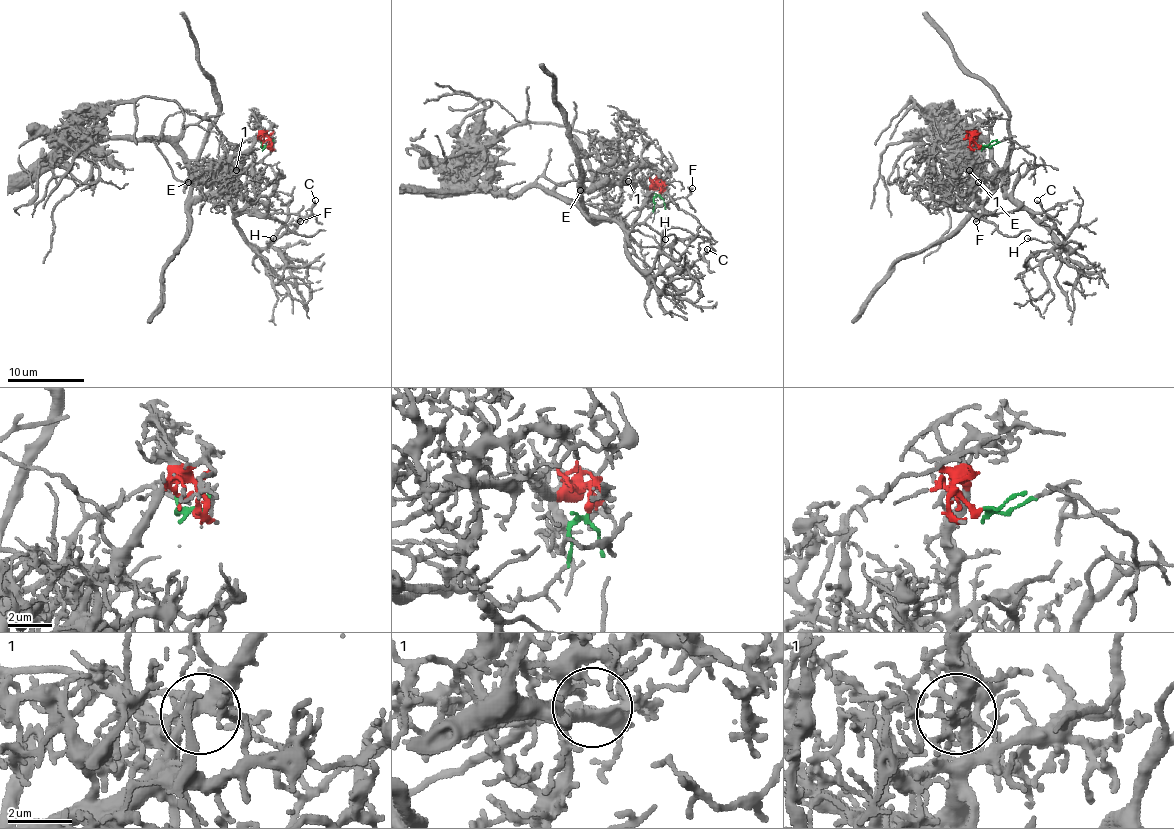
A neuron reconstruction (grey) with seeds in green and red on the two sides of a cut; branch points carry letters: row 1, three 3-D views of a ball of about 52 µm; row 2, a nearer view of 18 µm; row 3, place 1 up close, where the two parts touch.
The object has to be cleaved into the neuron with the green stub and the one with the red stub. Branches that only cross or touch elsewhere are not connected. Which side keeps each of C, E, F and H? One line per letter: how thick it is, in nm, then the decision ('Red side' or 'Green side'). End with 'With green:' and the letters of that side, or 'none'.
C: Thickness 240 nm. Green side
E: Thickness 150 nm. Red side
F: Thickness 190 nm. Green side
H: Thickness 160 nm. Green side
With green: C, F, H

